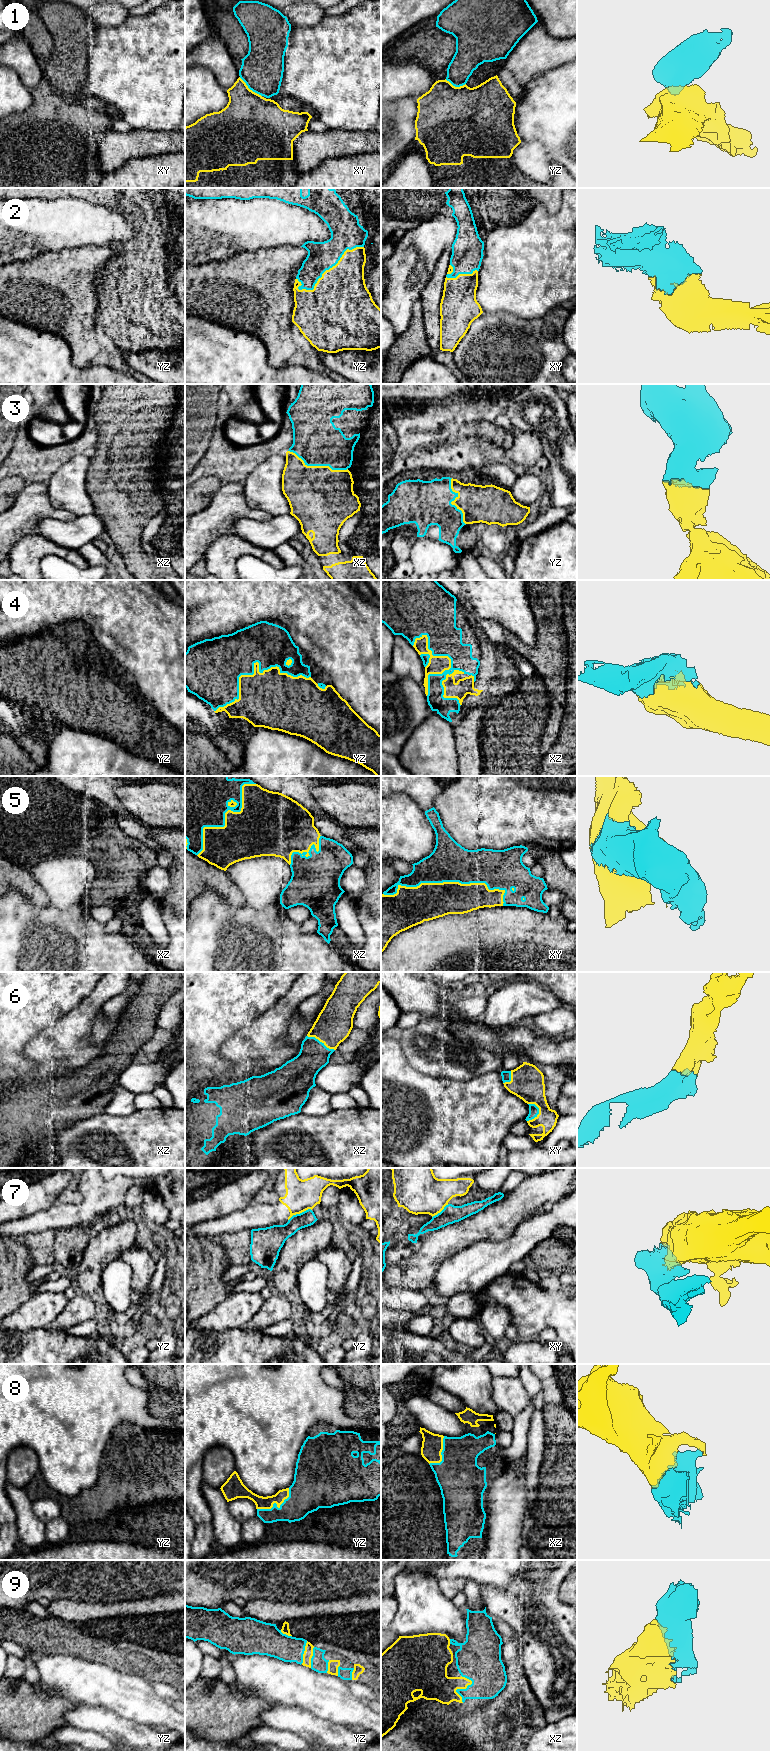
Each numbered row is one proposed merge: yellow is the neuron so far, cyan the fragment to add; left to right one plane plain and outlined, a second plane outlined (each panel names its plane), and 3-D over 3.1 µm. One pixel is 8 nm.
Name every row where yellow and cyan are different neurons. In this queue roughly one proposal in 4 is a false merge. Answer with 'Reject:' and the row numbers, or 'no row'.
Reject: 1, 7

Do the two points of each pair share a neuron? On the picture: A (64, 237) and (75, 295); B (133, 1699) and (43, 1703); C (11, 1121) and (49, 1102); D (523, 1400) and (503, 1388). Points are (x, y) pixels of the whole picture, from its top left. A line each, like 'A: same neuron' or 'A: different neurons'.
A: different neurons
B: different neurons
C: same neuron
D: same neuron

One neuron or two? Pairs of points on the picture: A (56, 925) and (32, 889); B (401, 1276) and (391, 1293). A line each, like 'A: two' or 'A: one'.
A: two
B: two

